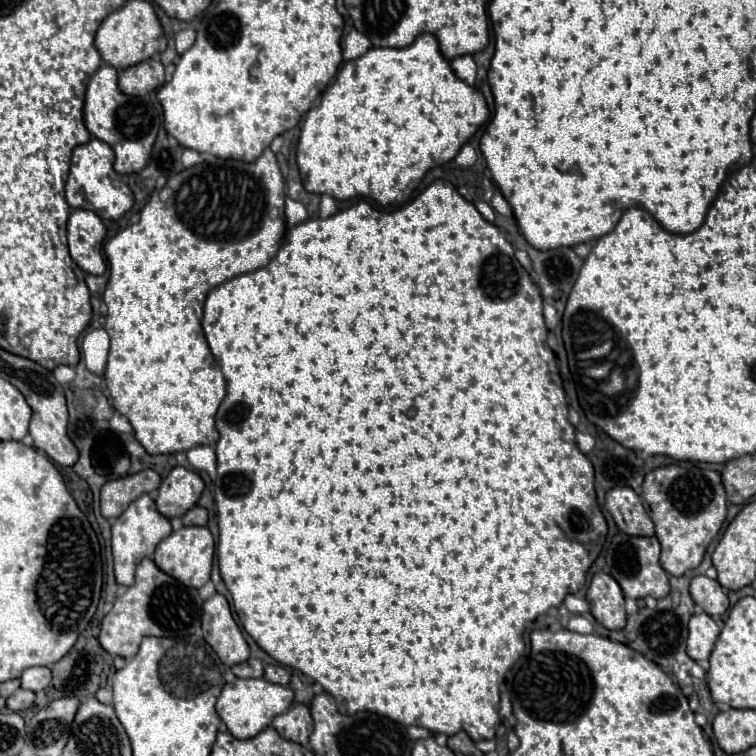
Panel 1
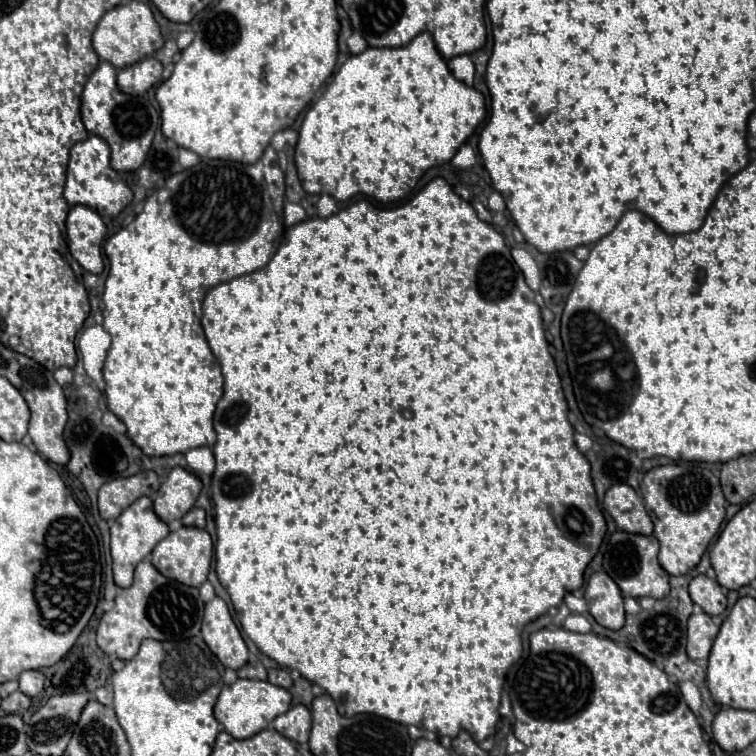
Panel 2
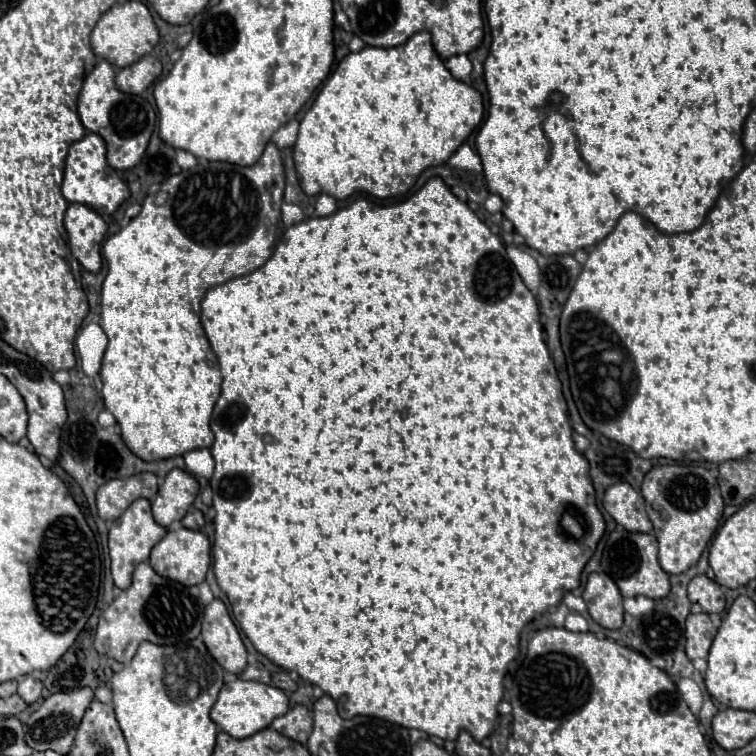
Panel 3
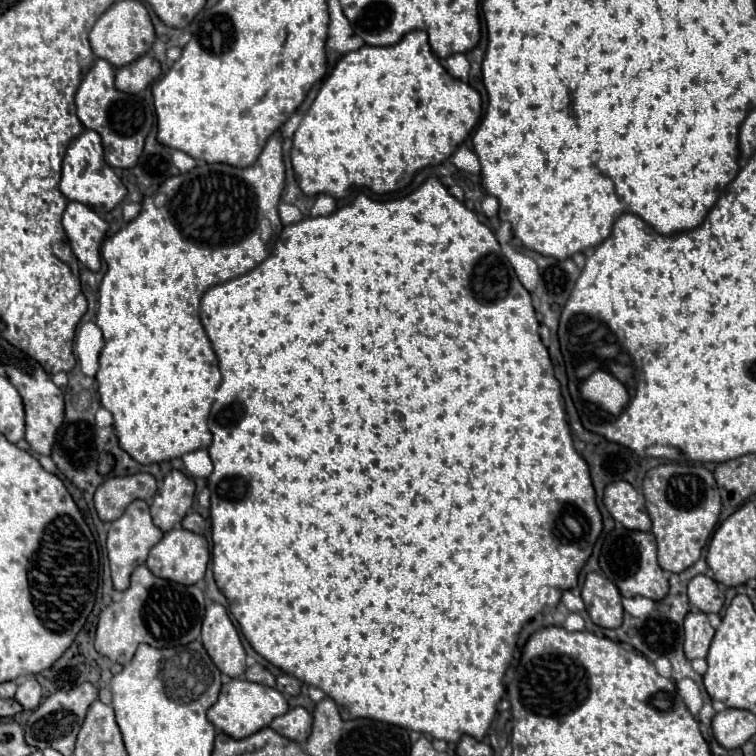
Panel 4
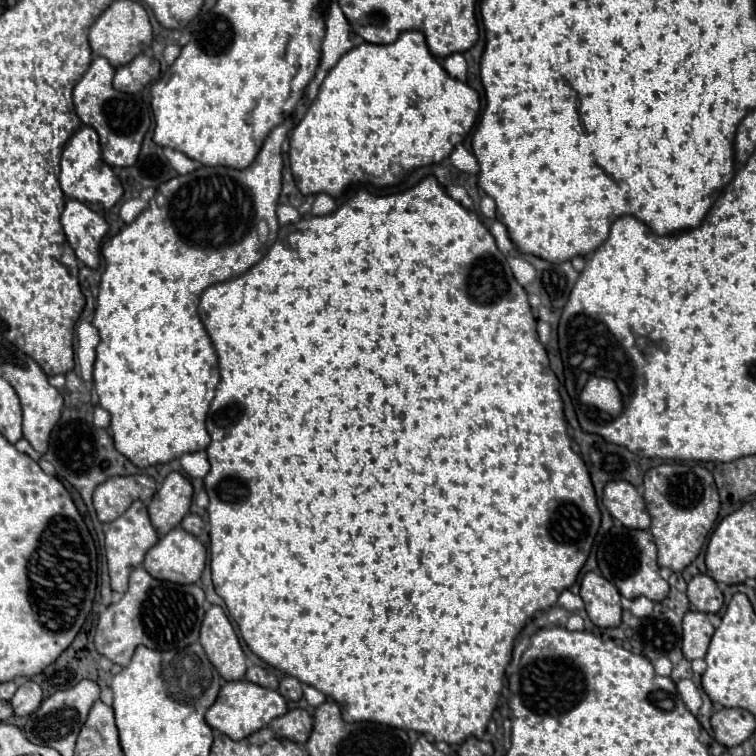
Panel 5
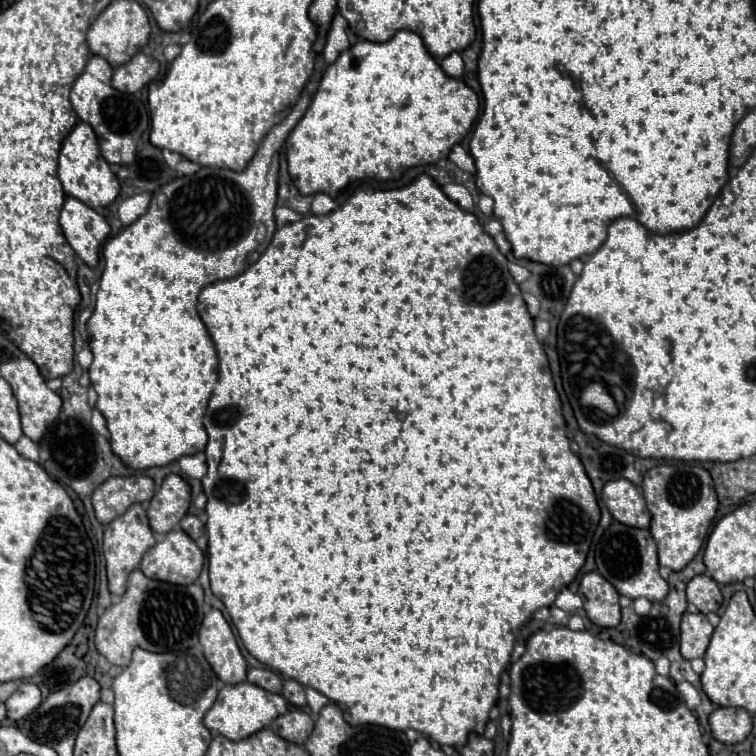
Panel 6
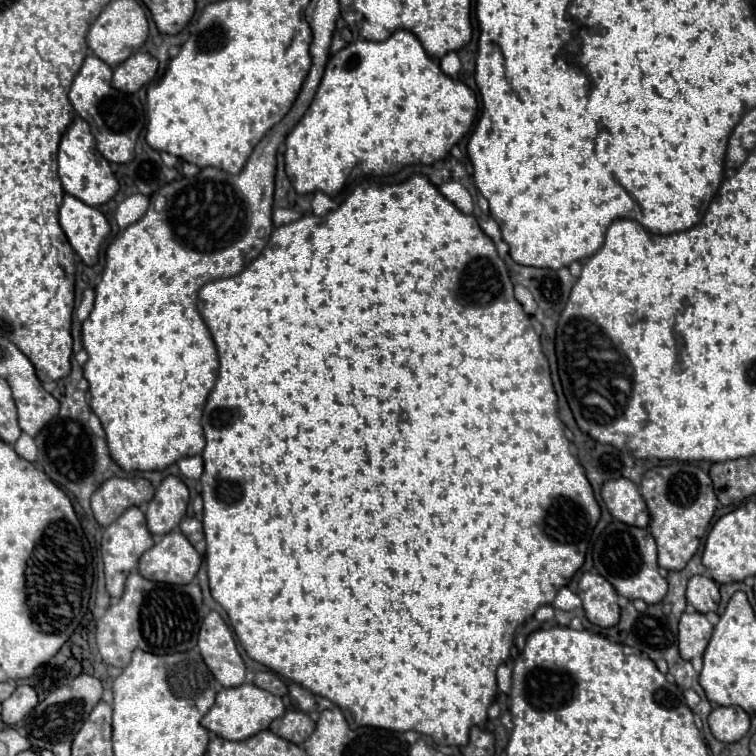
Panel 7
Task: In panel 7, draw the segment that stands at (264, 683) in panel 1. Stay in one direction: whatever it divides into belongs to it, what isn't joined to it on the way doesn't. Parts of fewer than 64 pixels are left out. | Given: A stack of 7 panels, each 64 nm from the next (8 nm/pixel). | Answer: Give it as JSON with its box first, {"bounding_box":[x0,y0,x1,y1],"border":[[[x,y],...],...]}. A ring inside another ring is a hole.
{"bounding_box":[202,684,286,740],"border":[[[242,684],[242,686],[234,686],[234,688],[222,688],[216,694],[214,706],[202,718],[202,726],[226,740],[246,740],[246,738],[258,734],[260,730],[266,730],[270,726],[270,722],[280,718],[284,712],[286,712],[286,708],[284,708],[282,698],[278,698],[254,684]]]}

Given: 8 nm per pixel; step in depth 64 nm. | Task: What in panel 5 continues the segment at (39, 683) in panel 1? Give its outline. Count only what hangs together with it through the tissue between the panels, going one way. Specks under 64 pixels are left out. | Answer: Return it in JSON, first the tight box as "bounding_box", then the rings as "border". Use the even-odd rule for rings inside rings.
{"bounding_box":[10,680,42,716],"border":[[[32,680],[24,682],[16,690],[16,694],[10,698],[10,704],[12,704],[16,716],[28,716],[28,714],[32,714],[40,706],[40,702],[42,702],[42,690]]]}

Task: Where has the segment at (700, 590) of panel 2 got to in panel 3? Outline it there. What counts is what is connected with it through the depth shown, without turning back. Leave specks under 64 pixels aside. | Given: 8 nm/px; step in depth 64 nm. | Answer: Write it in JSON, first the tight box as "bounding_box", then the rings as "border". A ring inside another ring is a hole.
{"bounding_box":[688,574,726,614],"border":[[[706,574],[694,576],[688,584],[688,598],[694,604],[700,604],[700,608],[706,614],[720,614],[726,606],[726,598],[724,592],[720,588],[720,584],[716,584],[714,580],[710,580]]]}

